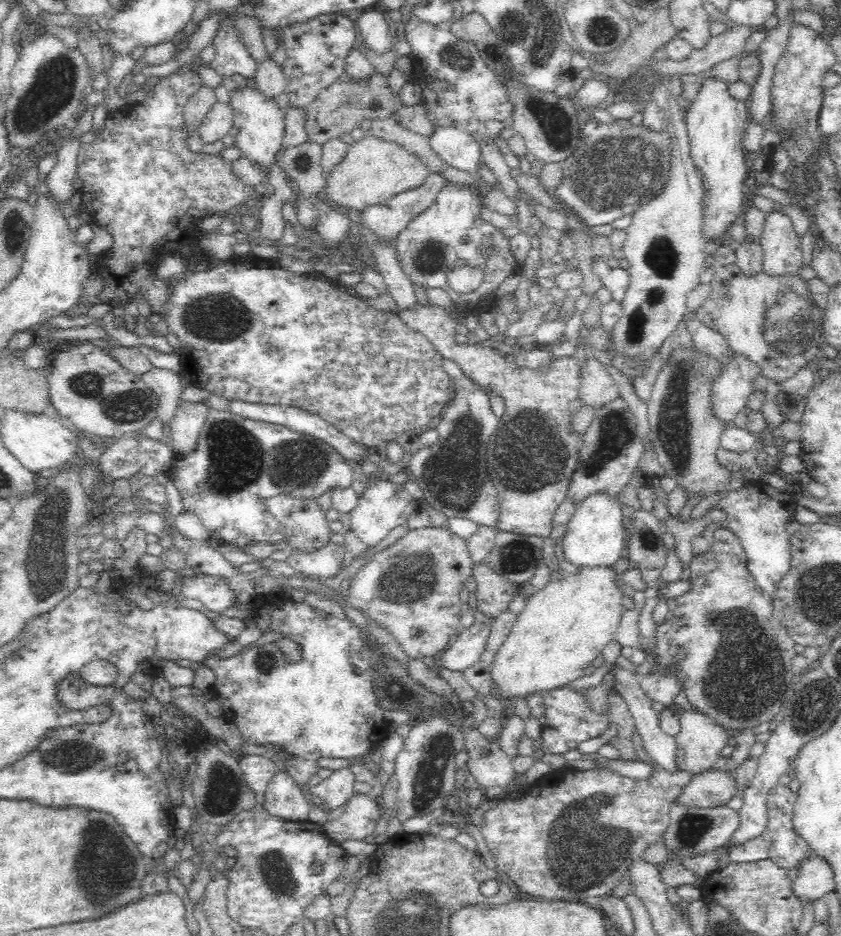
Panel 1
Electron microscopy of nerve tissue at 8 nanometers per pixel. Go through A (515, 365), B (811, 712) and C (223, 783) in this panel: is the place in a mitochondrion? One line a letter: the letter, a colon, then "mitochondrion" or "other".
A: other
B: mitochondrion
C: mitochondrion

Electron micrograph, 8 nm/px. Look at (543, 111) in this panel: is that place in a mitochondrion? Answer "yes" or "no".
yes

